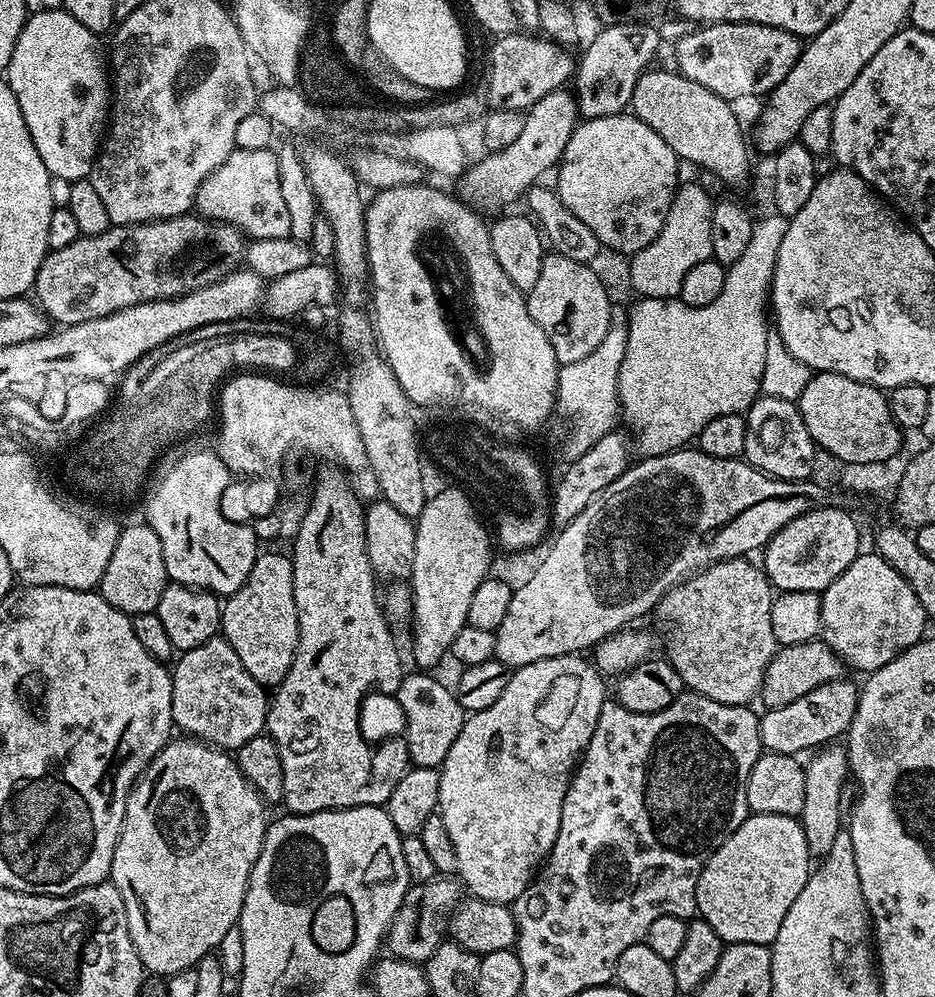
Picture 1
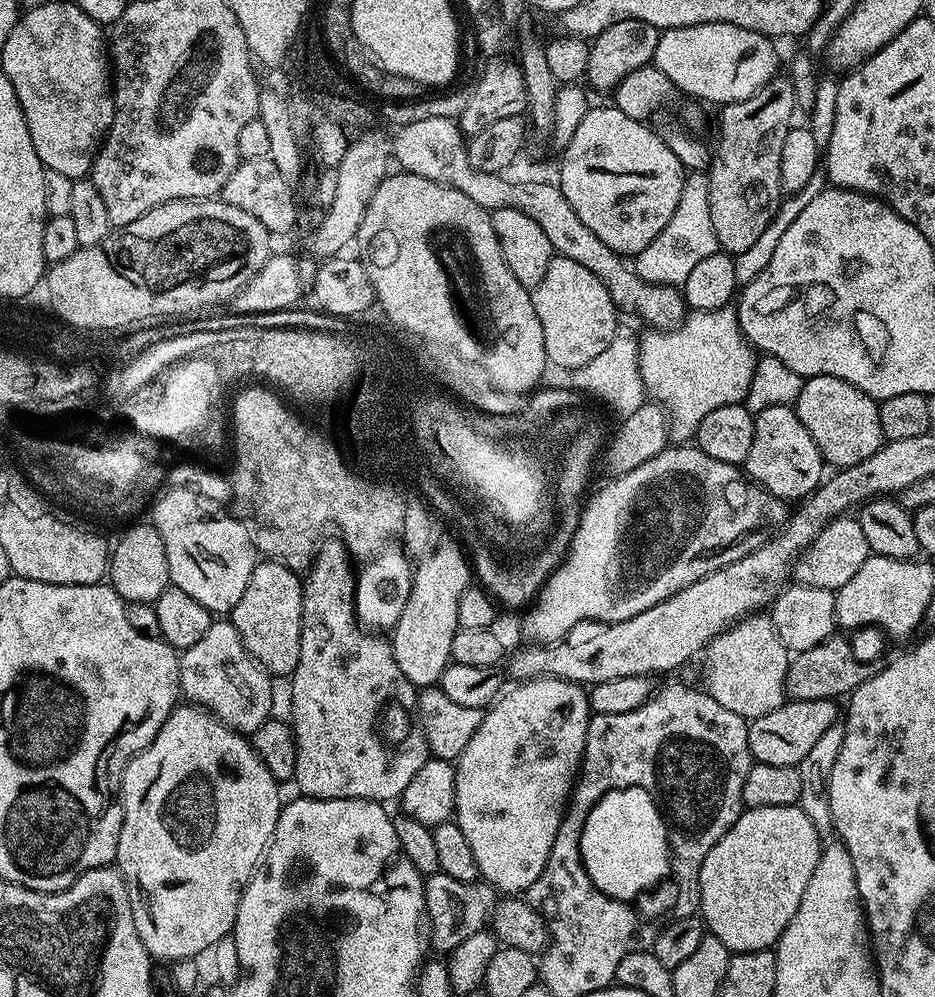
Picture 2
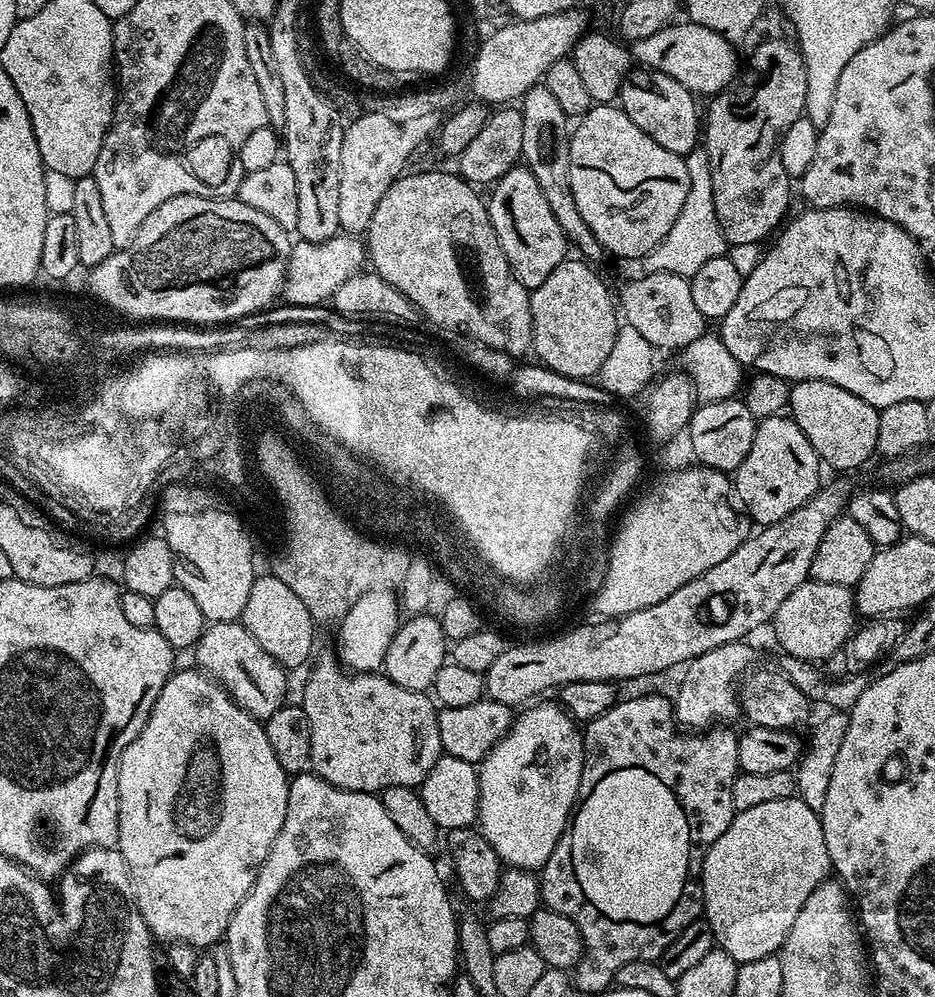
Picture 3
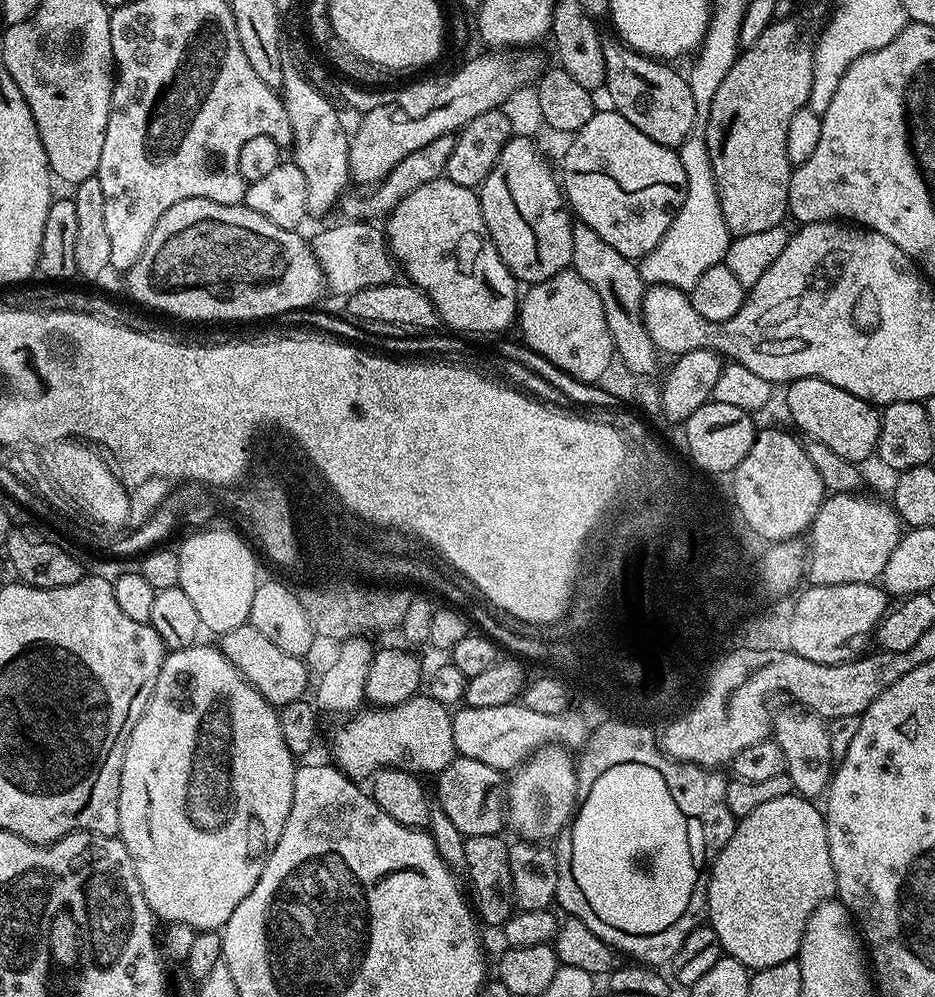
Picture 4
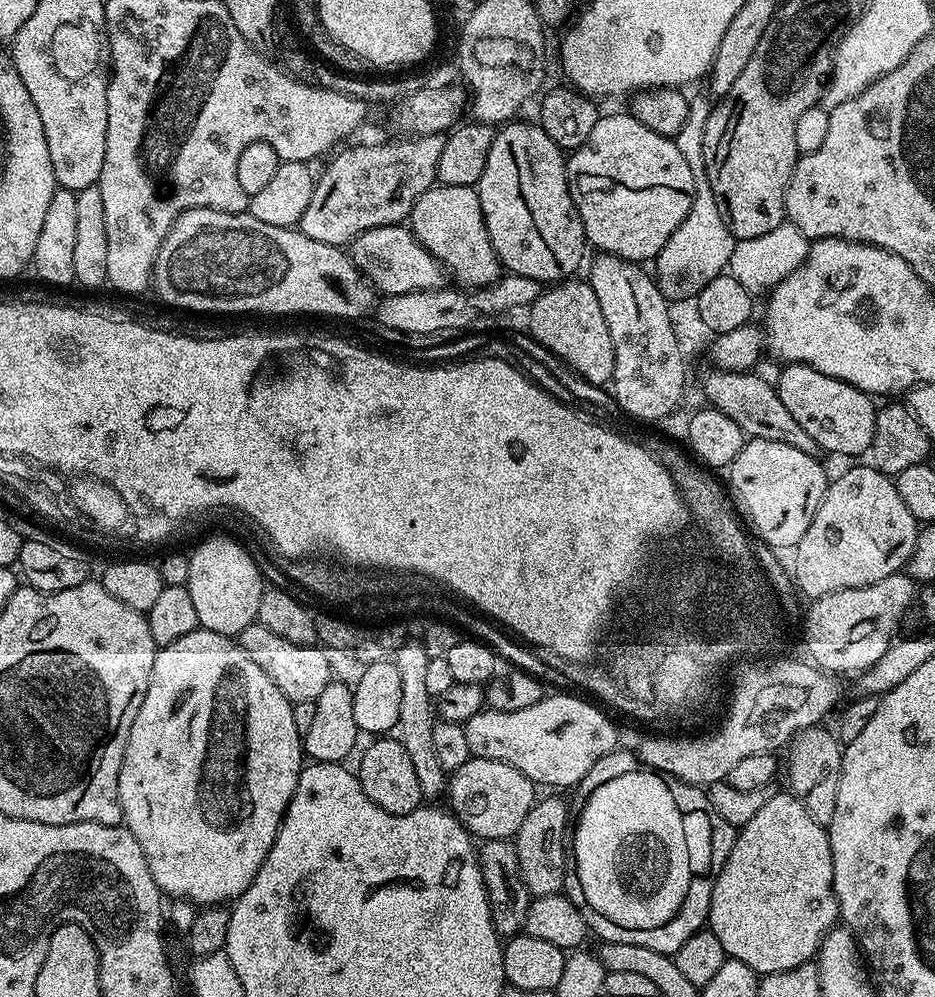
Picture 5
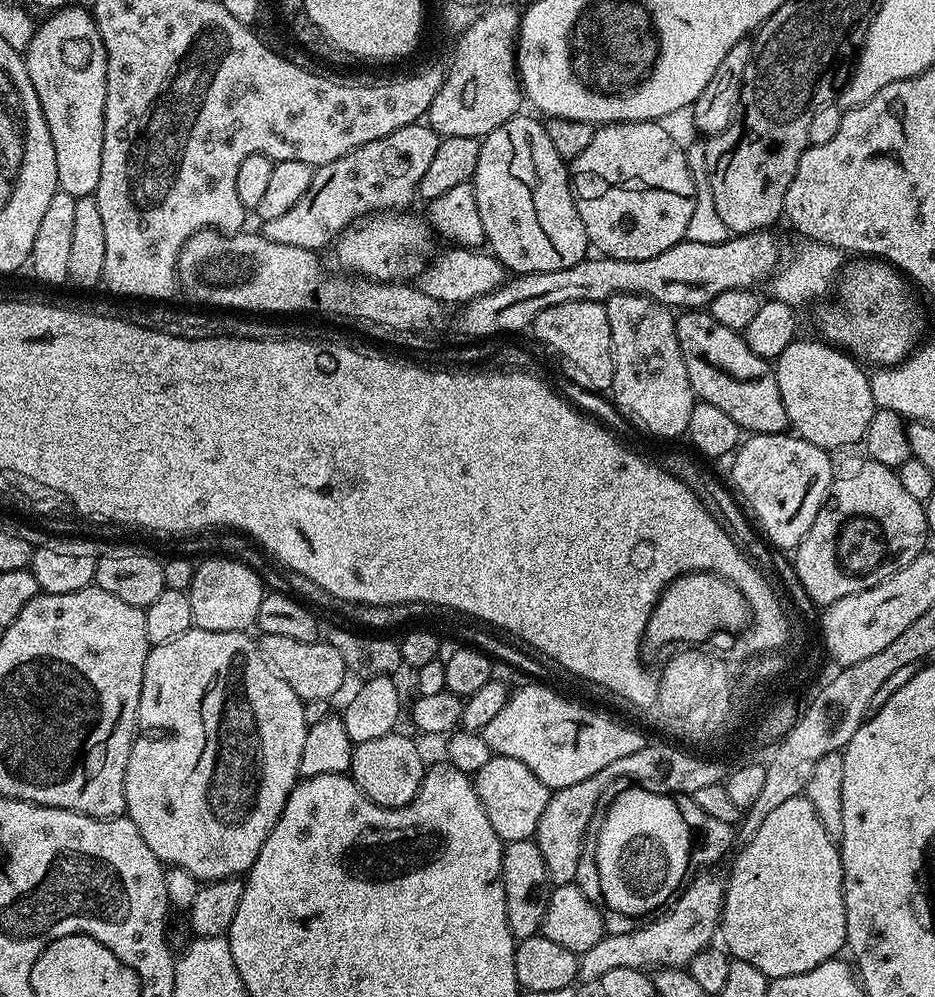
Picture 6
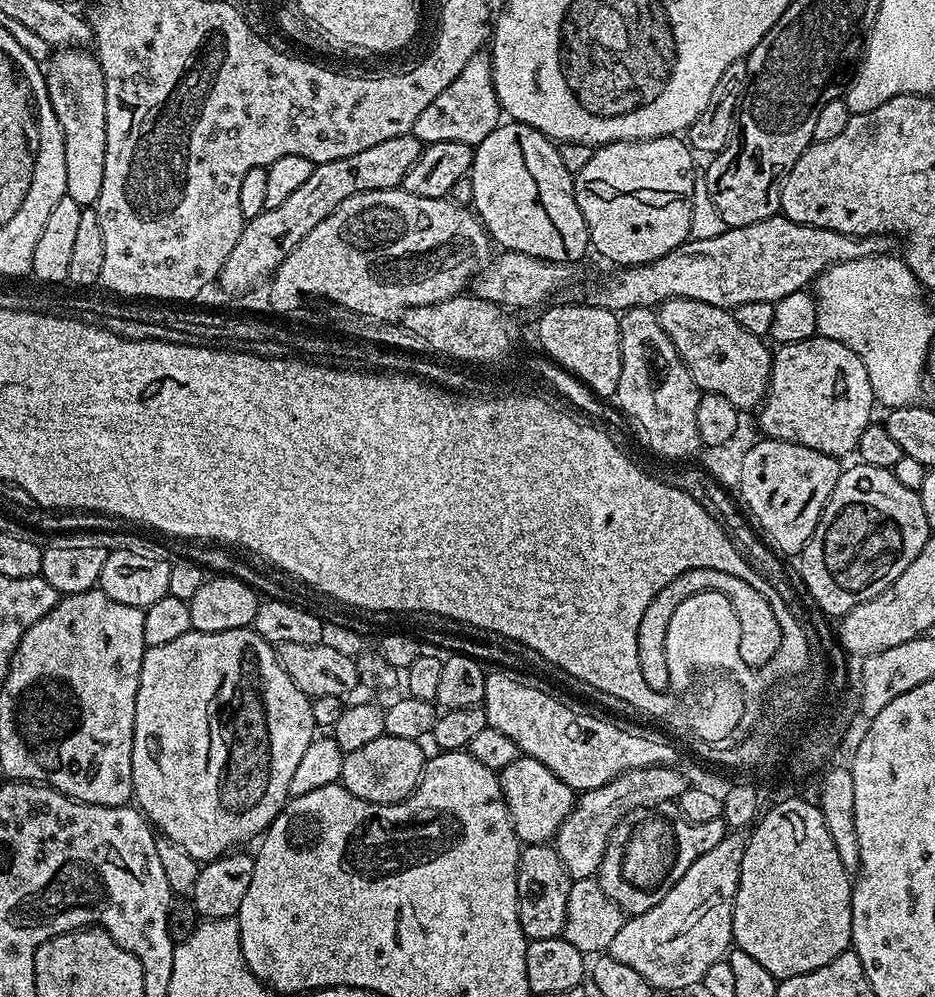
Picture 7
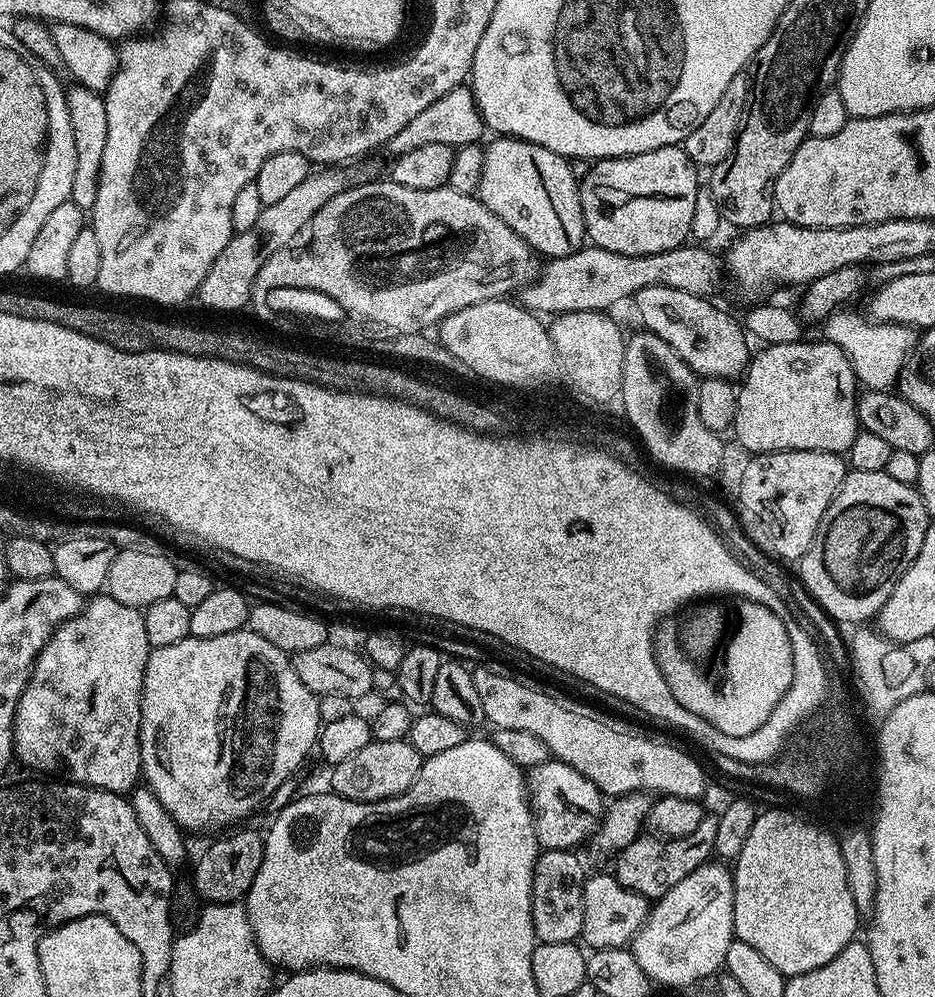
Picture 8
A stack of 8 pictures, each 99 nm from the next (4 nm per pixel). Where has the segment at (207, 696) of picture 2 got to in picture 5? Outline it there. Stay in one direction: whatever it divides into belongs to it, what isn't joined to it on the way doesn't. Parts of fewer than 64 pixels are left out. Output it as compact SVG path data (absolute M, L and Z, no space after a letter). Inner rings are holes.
M259 622L246 626L246 630L240 632L238 642L293 704L316 701L318 694L322 694L322 690L326 690L333 679L329 653L323 647L286 642L286 638L278 638L274 630L266 630L266 626Z

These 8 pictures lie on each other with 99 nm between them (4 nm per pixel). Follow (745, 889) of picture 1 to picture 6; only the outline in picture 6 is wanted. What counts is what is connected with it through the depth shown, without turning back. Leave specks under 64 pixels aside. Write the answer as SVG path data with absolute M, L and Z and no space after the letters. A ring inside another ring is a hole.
M801 794L782 802L762 822L754 838L743 841L740 853L735 853L732 873L726 876L724 909L720 915L719 939L732 960L750 962L762 974L777 980L790 974L802 974L822 966L822 962L841 955L846 934L846 906L844 905L844 875L837 841L826 834L814 806Z

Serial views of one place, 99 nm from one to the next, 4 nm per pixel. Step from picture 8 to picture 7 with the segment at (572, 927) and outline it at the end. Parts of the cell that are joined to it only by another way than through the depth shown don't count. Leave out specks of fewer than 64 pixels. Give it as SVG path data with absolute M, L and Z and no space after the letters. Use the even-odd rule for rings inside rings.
M526 844L521 847L518 858L518 922L529 940L554 938L564 931L566 898L572 885L568 872L562 866L555 847L547 844Z

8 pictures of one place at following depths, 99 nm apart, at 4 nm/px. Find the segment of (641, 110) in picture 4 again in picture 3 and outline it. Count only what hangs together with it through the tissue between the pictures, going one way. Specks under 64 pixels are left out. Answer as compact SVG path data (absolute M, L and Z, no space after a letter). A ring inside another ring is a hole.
M638 68L625 77L624 84L620 88L618 104L627 117L644 134L650 135L658 146L686 157L700 142L700 121L698 122L695 100L697 99L692 92L669 75Z

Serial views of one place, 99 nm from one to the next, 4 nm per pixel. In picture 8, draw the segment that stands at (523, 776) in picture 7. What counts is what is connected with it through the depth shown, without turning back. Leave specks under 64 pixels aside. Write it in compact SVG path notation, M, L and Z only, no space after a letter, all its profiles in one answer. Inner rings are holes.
M549 758L542 762L536 768L531 769L526 776L526 785L528 787L528 798L532 805L532 814L536 821L536 837L540 842L541 849L557 848L558 850L576 850L579 844L589 839L599 828L601 820L604 819L606 811L606 797L599 788L590 782L574 766L566 766L566 762Z

